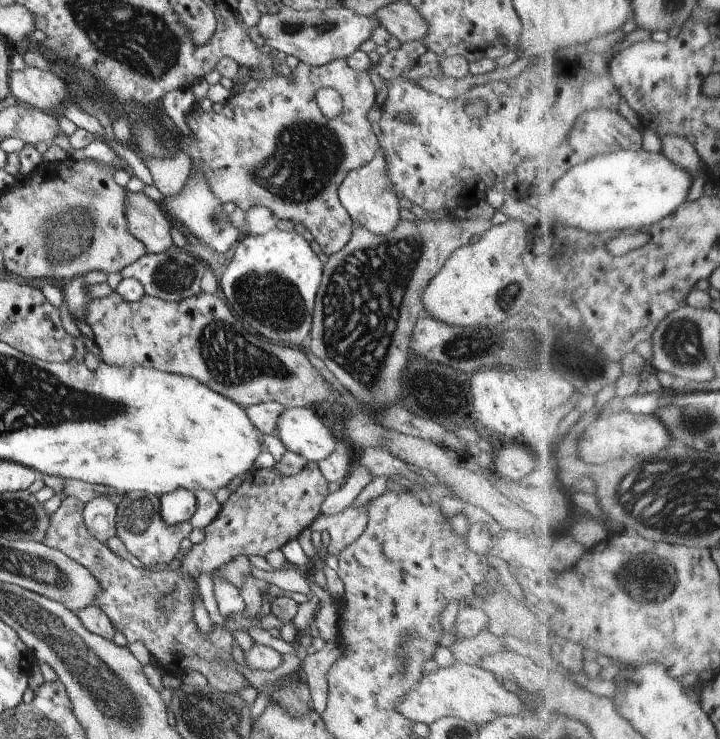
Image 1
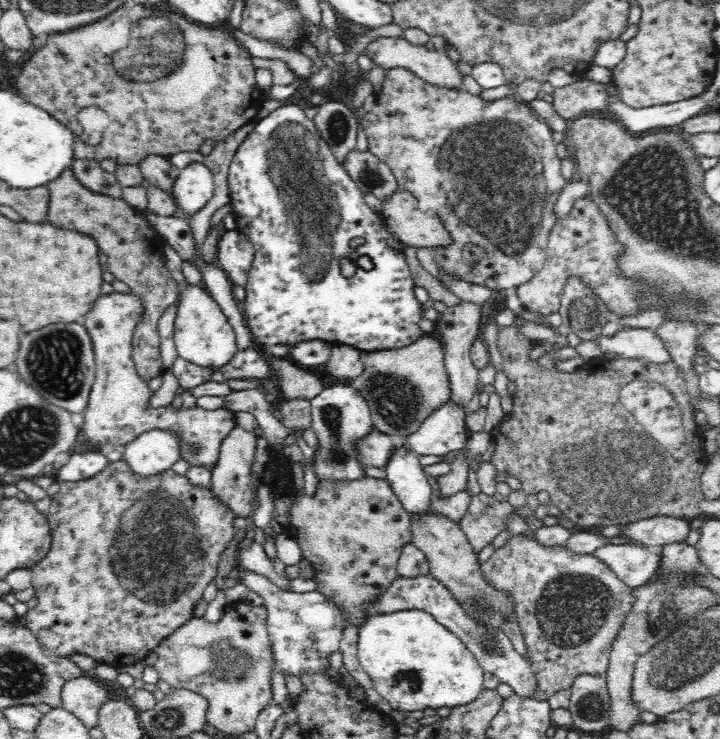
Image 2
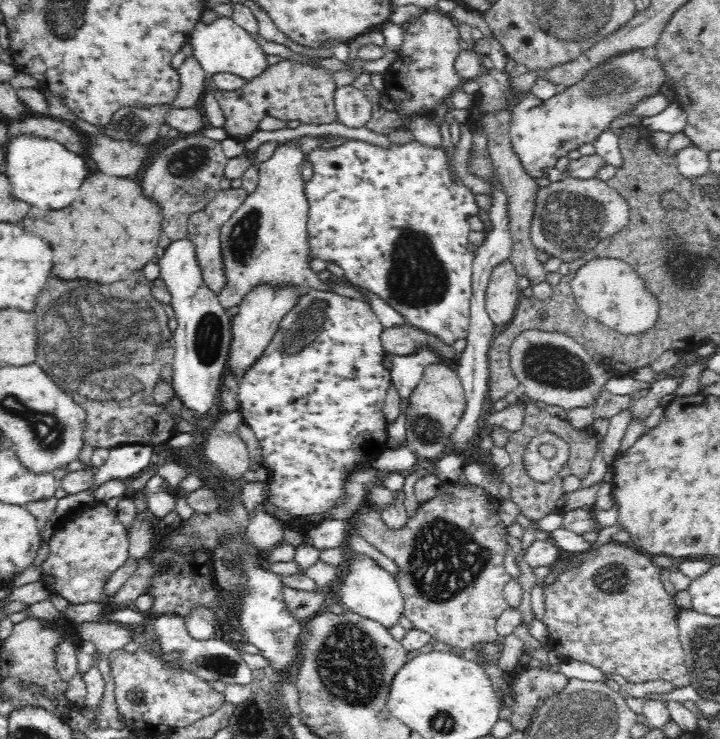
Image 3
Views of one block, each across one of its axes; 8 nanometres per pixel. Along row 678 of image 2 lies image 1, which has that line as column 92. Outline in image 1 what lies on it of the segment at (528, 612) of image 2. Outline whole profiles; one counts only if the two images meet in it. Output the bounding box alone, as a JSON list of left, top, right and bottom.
[43,497,261,693]

